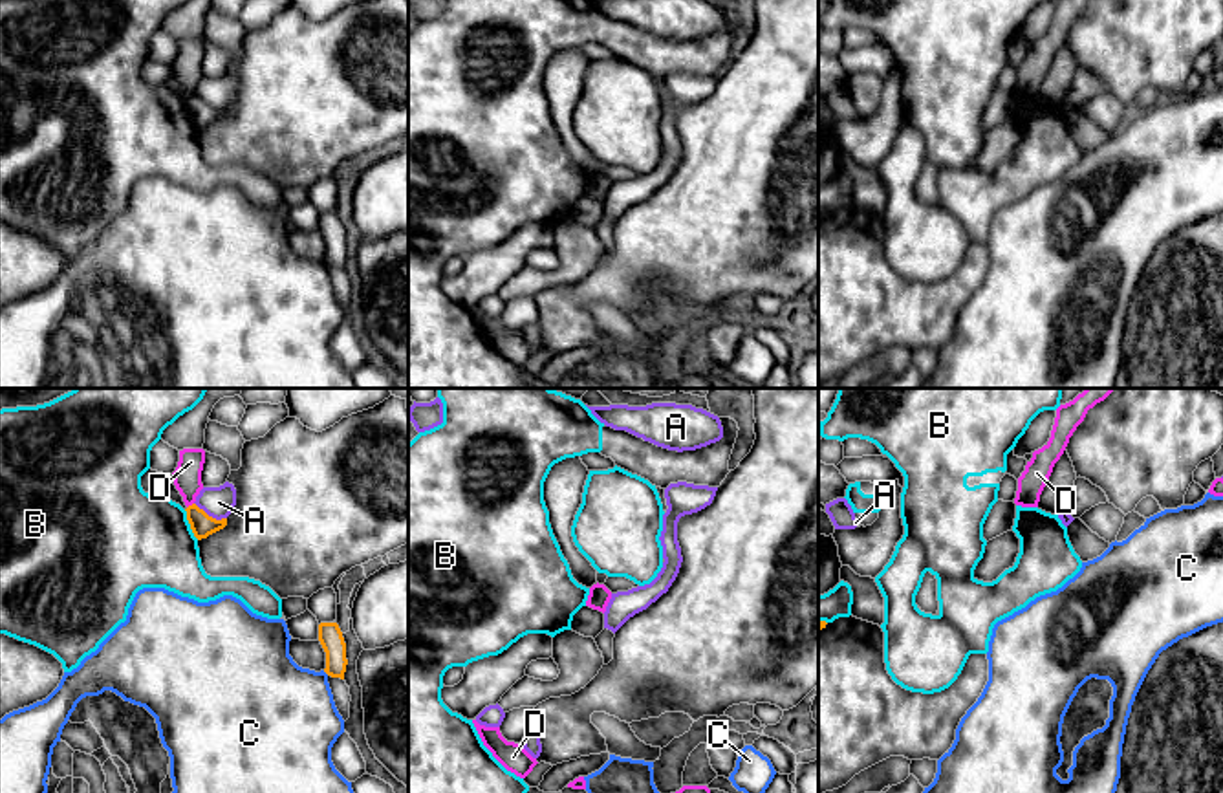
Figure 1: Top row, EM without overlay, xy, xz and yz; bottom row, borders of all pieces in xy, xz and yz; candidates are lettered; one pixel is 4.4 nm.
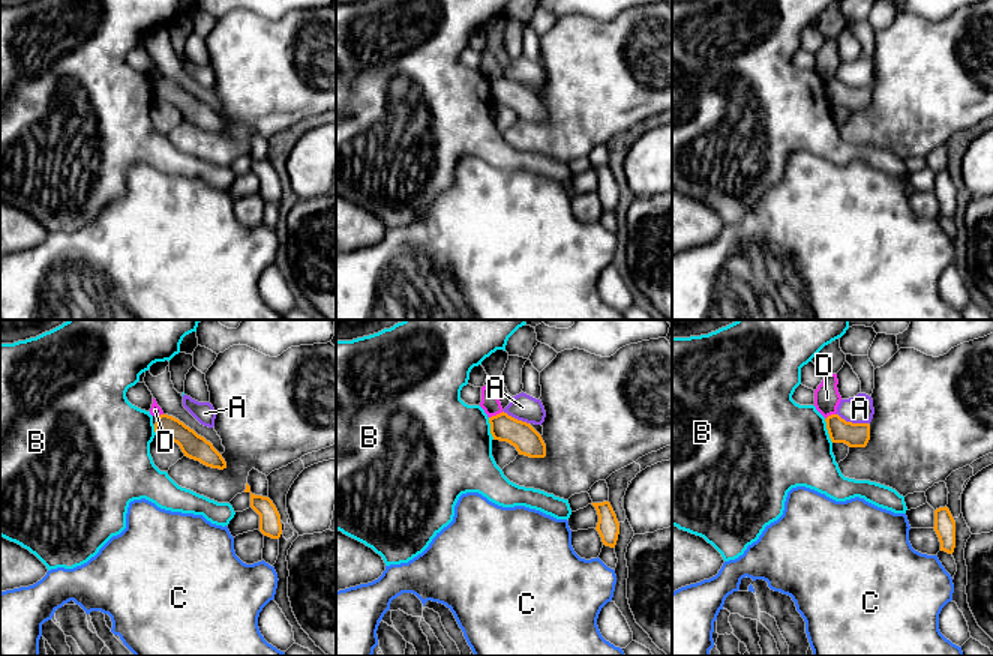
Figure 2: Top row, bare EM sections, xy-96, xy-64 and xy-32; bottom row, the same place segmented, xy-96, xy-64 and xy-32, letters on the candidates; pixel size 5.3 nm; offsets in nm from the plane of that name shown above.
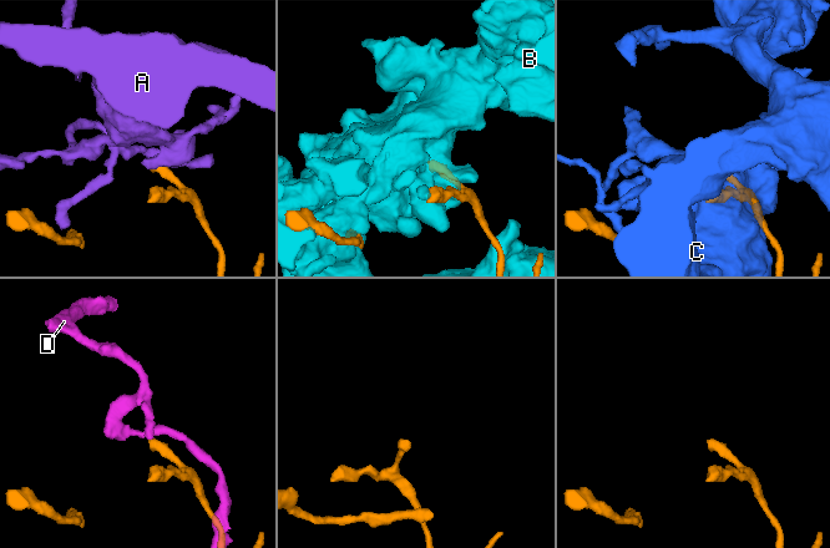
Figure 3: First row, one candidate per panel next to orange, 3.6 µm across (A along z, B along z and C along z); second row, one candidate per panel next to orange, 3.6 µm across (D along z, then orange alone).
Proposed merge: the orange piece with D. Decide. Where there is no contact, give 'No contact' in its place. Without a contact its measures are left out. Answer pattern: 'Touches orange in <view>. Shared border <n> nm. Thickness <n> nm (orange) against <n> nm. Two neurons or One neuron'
Touches orange in xy. Shared border 40 nm. Thickness 100 nm (orange) against 130 nm. Two neurons

